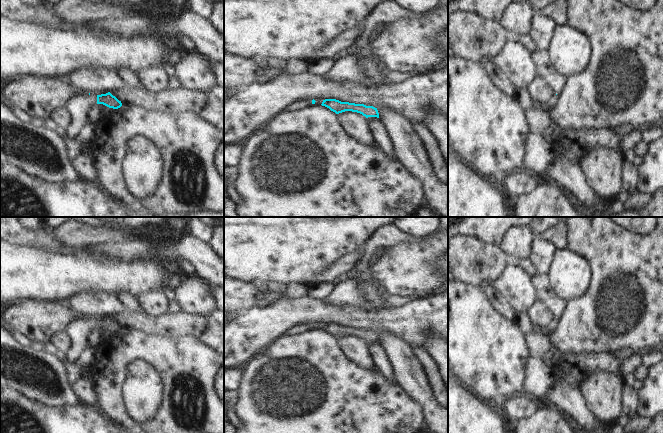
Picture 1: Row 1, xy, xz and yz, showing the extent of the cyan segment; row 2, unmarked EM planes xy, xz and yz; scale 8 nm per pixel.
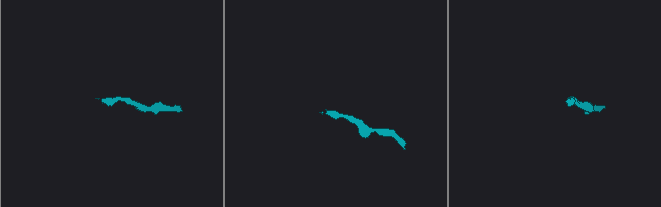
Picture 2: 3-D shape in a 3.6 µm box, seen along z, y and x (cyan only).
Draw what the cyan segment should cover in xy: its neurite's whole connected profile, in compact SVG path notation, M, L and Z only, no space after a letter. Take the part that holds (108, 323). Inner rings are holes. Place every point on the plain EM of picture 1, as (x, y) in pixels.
M110 316L101 319L75 319L71 321L65 329L71 338L71 348L65 352L68 362L72 363L78 360L82 351L89 346L89 335L96 328L103 328L113 333L122 330L121 325Z

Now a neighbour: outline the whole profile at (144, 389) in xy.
M149 362L132 363L124 384L129 414L139 423L155 418L165 396L165 384L159 371Z

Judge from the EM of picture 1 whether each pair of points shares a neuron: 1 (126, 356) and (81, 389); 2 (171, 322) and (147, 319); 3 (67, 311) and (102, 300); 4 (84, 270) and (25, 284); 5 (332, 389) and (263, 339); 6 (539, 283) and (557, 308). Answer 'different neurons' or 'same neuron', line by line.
1: different neurons
2: same neuron
3: different neurons
4: same neuron
5: different neurons
6: same neuron

